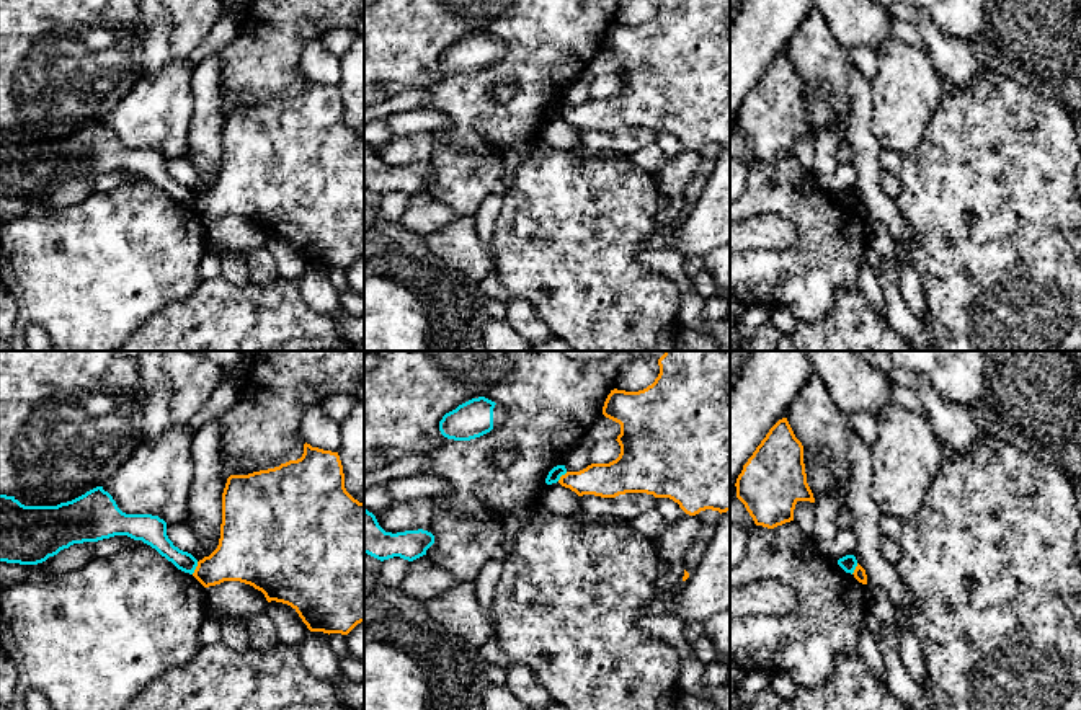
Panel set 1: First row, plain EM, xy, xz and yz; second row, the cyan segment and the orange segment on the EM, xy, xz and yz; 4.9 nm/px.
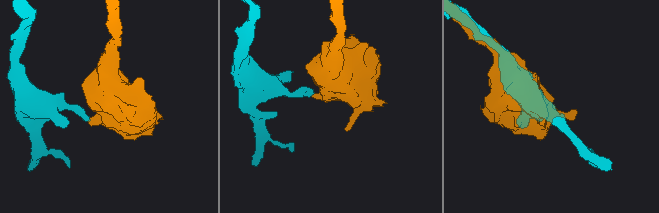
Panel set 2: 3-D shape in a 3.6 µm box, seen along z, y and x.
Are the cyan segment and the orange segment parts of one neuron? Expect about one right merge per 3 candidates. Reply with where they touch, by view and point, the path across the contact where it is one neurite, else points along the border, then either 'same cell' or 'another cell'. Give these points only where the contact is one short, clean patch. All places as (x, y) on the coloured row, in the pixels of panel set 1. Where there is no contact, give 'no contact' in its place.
xy (195, 568) | along xy (198, 562), (191, 573) | another cell

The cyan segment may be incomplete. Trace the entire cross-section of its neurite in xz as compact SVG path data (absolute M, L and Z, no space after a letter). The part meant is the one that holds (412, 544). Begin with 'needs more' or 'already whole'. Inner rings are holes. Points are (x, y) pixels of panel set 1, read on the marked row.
already whole; M364 509L364 553L384 561L394 557L413 561L434 544L428 530L385 532L376 516Z

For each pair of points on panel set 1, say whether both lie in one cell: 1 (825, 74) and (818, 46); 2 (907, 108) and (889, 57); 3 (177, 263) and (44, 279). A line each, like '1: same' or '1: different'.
1: same
2: same
3: same

